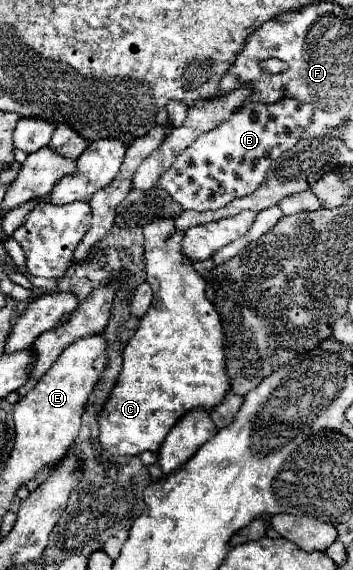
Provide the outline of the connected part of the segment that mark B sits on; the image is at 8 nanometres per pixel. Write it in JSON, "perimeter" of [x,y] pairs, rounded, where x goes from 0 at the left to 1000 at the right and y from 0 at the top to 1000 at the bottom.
{"perimeter":[[[833,172],[788,175],[776,182],[714,179],[663,196],[635,218],[550,246],[550,253],[538,253],[465,302],[448,326],[527,368],[618,368],[663,347],[720,337],[771,284],[850,249],[878,207],[884,186]]]}

